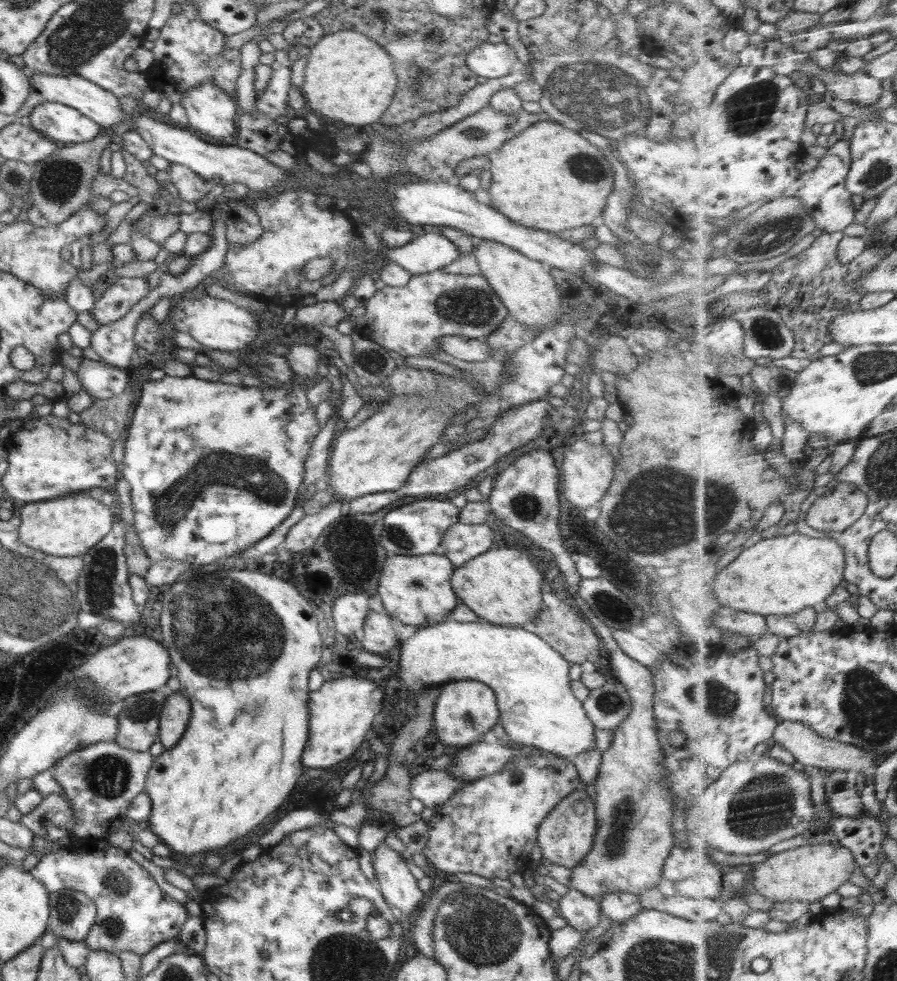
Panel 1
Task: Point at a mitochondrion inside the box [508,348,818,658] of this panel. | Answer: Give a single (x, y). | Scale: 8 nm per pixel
(644, 526)

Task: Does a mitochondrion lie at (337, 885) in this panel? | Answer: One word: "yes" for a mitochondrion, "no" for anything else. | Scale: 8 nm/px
no

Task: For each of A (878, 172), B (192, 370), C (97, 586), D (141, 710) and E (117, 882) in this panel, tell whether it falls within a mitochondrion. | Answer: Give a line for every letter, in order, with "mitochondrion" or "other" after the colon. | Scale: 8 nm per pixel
A: mitochondrion
B: other
C: mitochondrion
D: mitochondrion
E: mitochondrion

